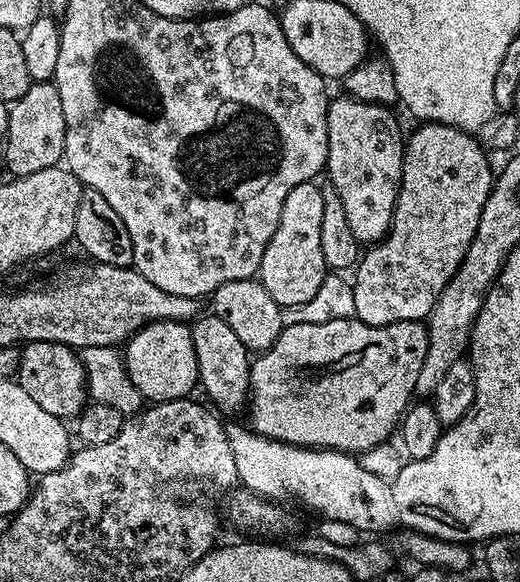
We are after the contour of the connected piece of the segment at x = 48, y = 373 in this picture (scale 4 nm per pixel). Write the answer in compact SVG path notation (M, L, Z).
M41 340L25 343L20 352L18 383L34 402L38 402L38 406L42 406L42 410L61 418L79 416L86 403L84 364L77 349L67 348L64 344Z

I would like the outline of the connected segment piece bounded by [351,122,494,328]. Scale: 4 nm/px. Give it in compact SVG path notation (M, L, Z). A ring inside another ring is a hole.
M421 123L407 137L400 189L392 215L392 225L384 239L371 245L355 265L356 280L351 281L354 294L355 319L377 328L407 320L427 321L442 290L454 278L474 234L482 206L490 198L494 168L488 165L489 153L473 133L445 124Z

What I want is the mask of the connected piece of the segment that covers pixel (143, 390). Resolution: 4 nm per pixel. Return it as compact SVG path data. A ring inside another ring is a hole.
M159 320L153 324L148 324L145 328L140 328L127 340L122 355L130 382L137 387L145 401L182 400L191 393L188 391L192 387L194 389L197 387L200 378L198 374L198 358L194 354L192 329L187 323L178 320Z

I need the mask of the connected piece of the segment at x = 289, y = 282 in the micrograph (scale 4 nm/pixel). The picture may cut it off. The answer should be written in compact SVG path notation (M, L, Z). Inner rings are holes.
M307 180L294 186L294 190L286 194L286 202L282 202L282 218L278 218L278 230L274 230L274 238L270 238L266 254L262 254L258 279L262 286L266 286L274 302L278 302L281 308L288 308L302 306L314 298L325 275L326 265L322 258L322 187Z

